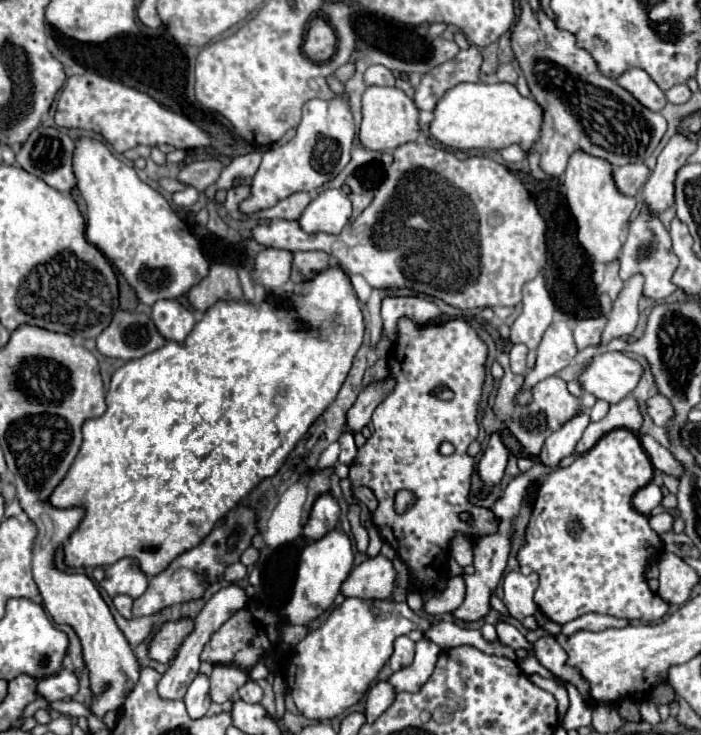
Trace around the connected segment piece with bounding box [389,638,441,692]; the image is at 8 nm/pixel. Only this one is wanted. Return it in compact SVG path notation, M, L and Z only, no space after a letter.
M421 638L419 642L415 642L415 660L409 668L403 668L399 672L395 672L389 682L395 686L397 692L417 692L421 684L425 684L435 668L435 662L439 658L441 648L437 644L433 644L427 638Z

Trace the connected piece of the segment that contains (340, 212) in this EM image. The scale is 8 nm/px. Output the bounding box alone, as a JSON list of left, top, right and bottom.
[299,188,351,234]

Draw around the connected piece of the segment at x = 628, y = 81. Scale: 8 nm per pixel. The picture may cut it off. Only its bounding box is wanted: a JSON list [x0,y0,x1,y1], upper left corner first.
[617,68,667,112]

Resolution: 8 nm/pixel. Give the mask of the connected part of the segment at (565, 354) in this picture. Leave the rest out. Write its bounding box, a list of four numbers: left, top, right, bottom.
[517,322,577,404]

